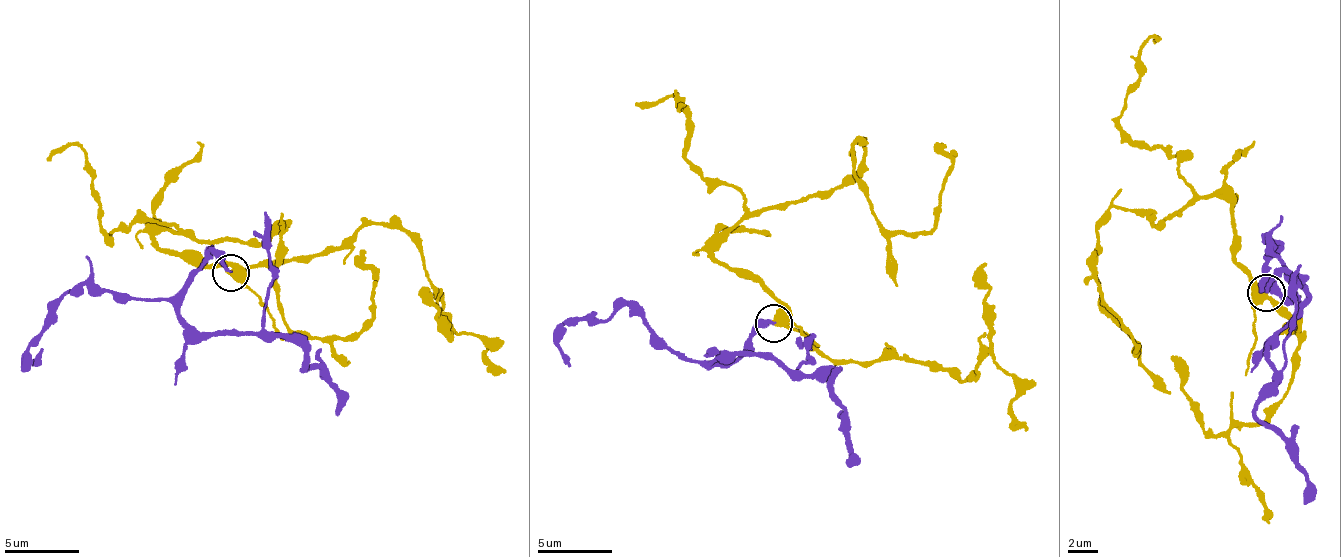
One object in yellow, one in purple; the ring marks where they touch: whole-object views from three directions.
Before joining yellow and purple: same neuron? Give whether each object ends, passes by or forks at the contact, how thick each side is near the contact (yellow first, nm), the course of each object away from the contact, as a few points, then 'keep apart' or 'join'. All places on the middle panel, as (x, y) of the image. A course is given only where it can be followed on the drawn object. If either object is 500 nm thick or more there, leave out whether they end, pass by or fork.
yellow passes by; purple ends there; 480 nm thick on the yellow side, 240 nm on the other; yellow runs (774, 322), (773, 296), (713, 250), (823, 199), (857, 170), (854, 141), (878, 217), (923, 233), (942, 146); purple runs (774, 322), (725, 367), (711, 361), (739, 353), (819, 373), (836, 368), (852, 451), (845, 459); join

